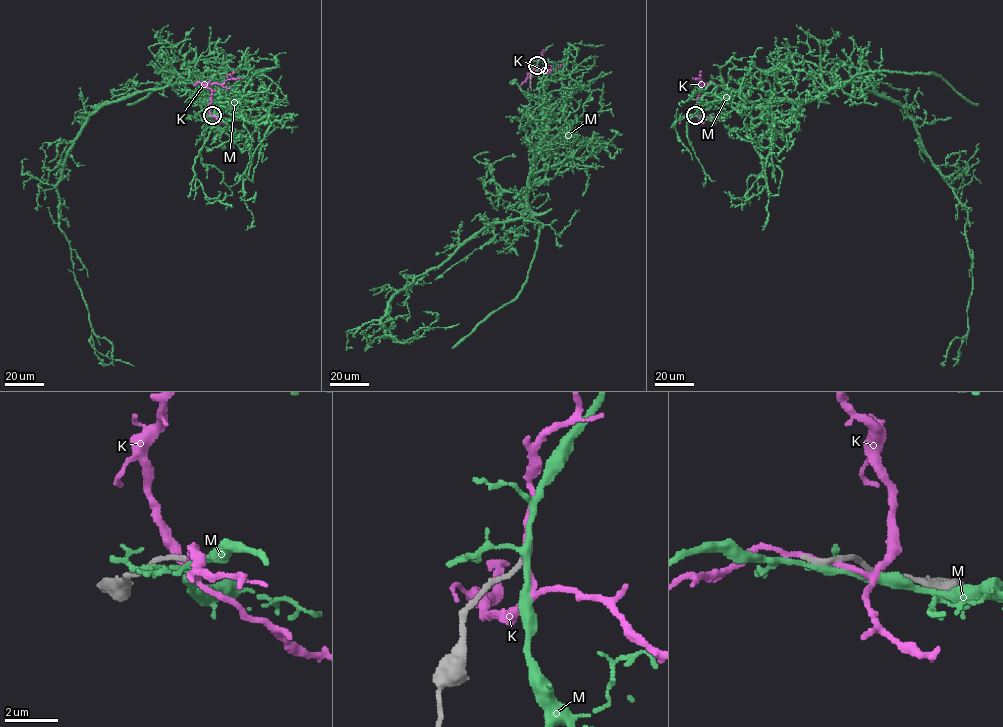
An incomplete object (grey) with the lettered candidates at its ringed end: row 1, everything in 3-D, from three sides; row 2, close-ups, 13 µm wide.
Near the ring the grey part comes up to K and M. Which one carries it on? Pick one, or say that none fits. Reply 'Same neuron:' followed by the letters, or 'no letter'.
Same neuron: no letter

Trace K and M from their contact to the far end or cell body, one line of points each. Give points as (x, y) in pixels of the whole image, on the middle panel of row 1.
K: (537, 65), (527, 77), (567, 62)
M: (537, 65), (547, 133), (530, 173), (530, 216), (474, 233), (395, 294), (380, 319), (397, 342), (458, 323)

